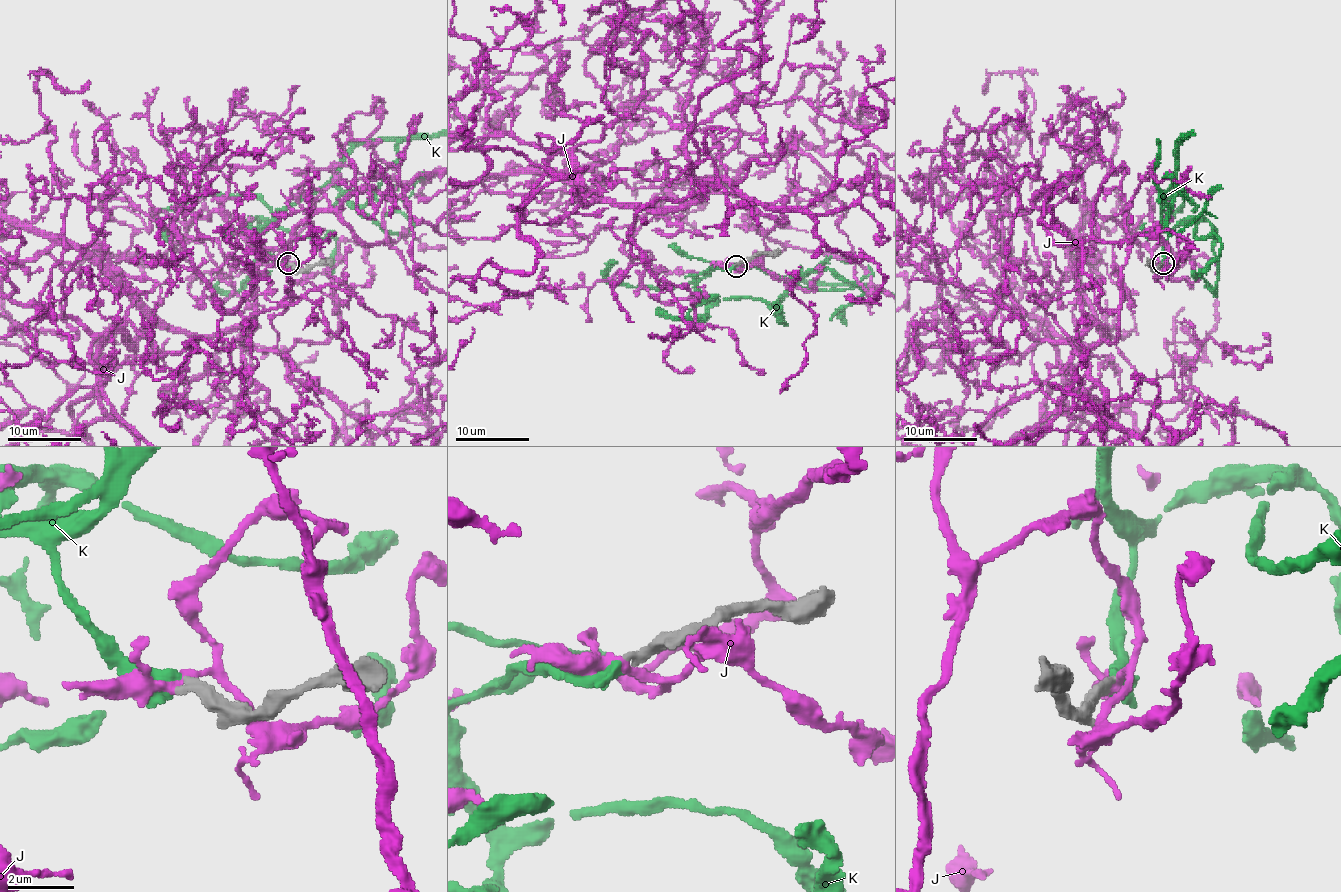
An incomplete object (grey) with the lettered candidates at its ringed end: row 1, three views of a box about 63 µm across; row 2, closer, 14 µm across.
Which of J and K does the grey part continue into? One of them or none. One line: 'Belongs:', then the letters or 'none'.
Belongs: K

